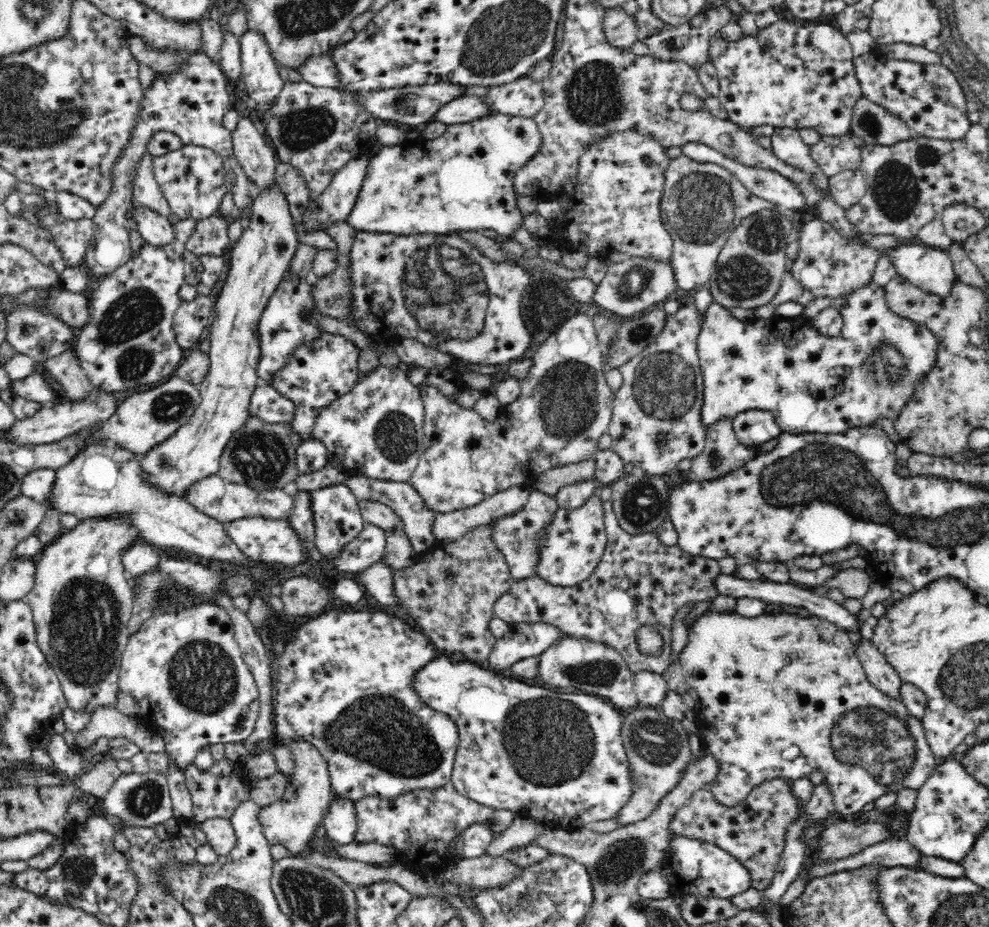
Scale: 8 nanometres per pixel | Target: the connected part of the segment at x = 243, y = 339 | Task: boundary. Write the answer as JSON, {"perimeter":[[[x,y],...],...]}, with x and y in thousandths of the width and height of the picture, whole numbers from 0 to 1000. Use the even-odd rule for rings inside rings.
{"perimeter":[[[279,196],[270,206],[265,206],[257,211],[254,224],[255,239],[246,249],[245,256],[240,263],[237,263],[237,268],[233,272],[233,293],[231,293],[231,299],[215,334],[216,345],[212,348],[211,361],[212,399],[206,410],[198,416],[203,433],[186,460],[183,460],[169,476],[163,477],[143,493],[145,515],[158,526],[185,537],[186,531],[190,529],[190,524],[194,520],[208,516],[212,511],[219,511],[226,482],[253,450],[253,430],[257,420],[263,413],[261,399],[265,386],[260,354],[266,335],[289,299],[295,278],[303,265],[298,250],[300,236],[293,231],[291,217]]]}

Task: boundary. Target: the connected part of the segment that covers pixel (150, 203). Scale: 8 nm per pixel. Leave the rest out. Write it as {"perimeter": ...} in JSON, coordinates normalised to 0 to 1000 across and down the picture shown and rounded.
{"perimeter":[[[148,164],[139,177],[134,194],[134,216],[174,236],[170,217],[166,214],[162,200],[156,190],[155,170],[155,166]]]}

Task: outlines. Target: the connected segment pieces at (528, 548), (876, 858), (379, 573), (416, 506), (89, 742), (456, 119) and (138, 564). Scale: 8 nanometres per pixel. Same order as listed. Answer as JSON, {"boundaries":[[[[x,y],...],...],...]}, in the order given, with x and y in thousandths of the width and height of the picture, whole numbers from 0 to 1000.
{"boundaries":[[[[538,522],[534,524],[534,540],[527,550],[514,557],[506,557],[499,563],[495,563],[495,580],[506,595],[511,600],[517,620],[521,626],[528,626],[540,620],[542,613],[542,580],[546,580],[546,574],[554,563],[558,563],[558,553],[564,550],[565,545],[560,535],[552,533],[549,529],[544,529]]],[[[898,906],[898,908],[890,908],[876,915],[874,919],[870,921],[858,923],[857,926],[846,928],[840,931],[829,931],[821,933],[816,939],[818,947],[824,948],[825,946],[835,945],[839,941],[845,941],[849,939],[859,939],[863,936],[870,936],[872,932],[889,932],[894,935],[916,935],[920,937],[932,937],[929,932],[931,931],[932,921],[922,912],[920,908],[909,908],[908,906]]],[[[388,605],[379,606],[370,615],[359,620],[383,652],[400,654],[400,643],[398,643],[398,633],[396,633],[396,615]]],[[[357,511],[349,522],[359,533],[361,539],[378,539],[384,542],[392,546],[404,558],[406,572],[411,575],[411,578],[415,581],[415,588],[417,588],[417,599],[425,601],[427,598],[435,595],[435,593],[441,589],[443,583],[438,575],[441,552],[437,551],[437,549],[429,543],[429,538],[423,533],[417,520],[396,520]]],[[[101,763],[93,770],[89,783],[76,794],[75,812],[84,814],[103,795],[113,800],[117,796],[127,796],[147,812],[166,812],[168,809],[162,792],[155,793],[147,783],[132,777],[132,771],[121,769],[118,763]]],[[[469,102],[450,112],[435,129],[447,132],[451,135],[464,135],[477,132],[485,126],[492,126],[502,122],[482,102]]],[[[138,583],[122,600],[122,605],[125,609],[125,615],[131,621],[142,621],[150,615],[159,613],[160,607],[164,603],[173,602],[190,602],[193,597],[187,595],[180,590],[166,590],[148,586],[146,583]]]]}

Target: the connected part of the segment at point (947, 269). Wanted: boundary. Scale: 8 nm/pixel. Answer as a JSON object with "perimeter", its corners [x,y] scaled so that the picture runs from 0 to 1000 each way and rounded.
{"perimeter":[[[916,262],[908,270],[898,270],[906,292],[935,317],[959,321],[969,302],[957,270]]]}

